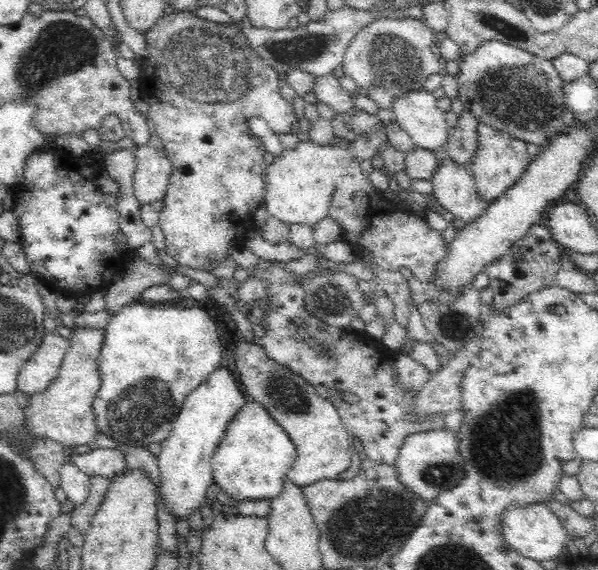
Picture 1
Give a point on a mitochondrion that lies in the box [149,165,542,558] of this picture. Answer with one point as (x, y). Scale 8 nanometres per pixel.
(286, 396)

